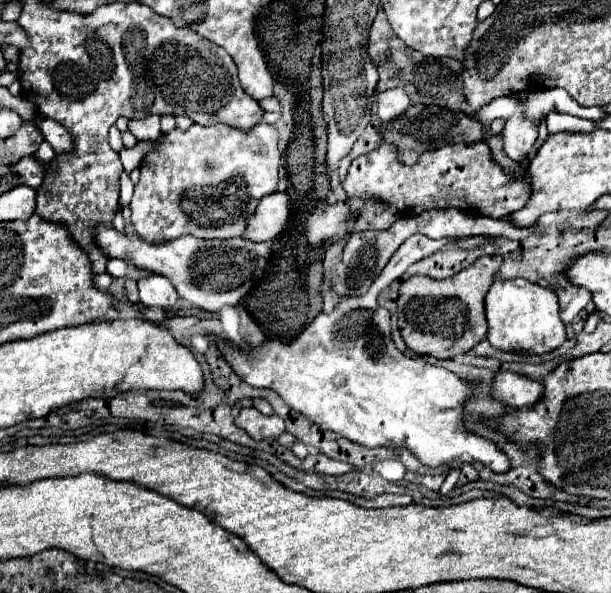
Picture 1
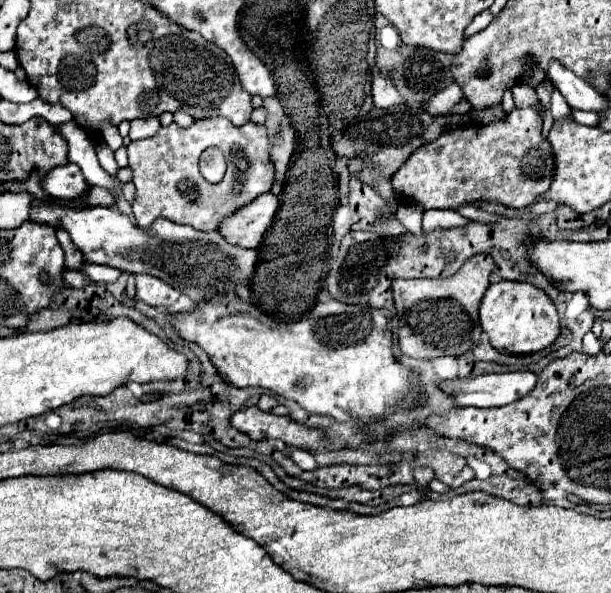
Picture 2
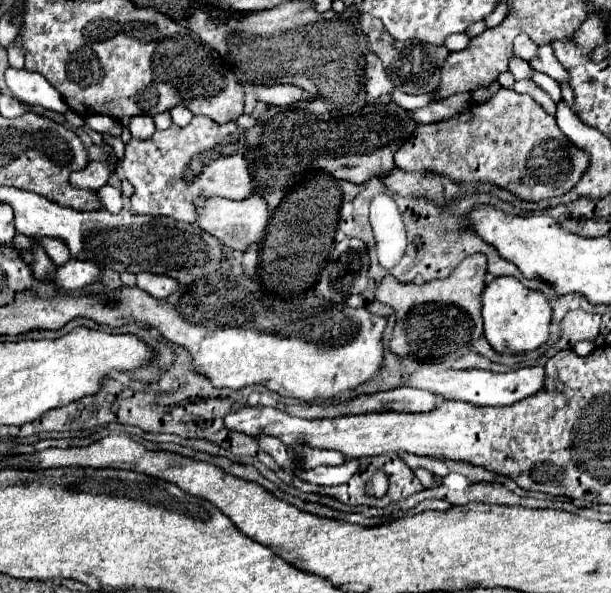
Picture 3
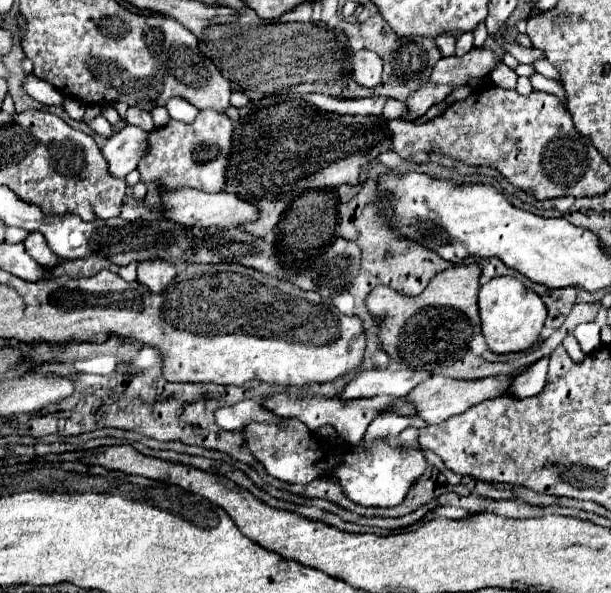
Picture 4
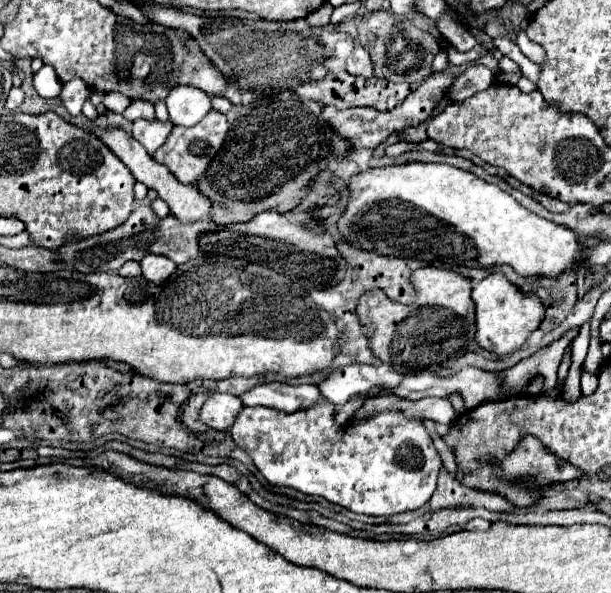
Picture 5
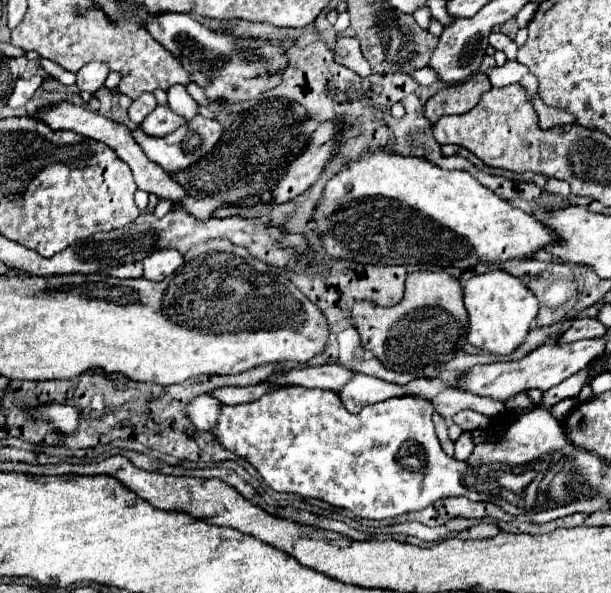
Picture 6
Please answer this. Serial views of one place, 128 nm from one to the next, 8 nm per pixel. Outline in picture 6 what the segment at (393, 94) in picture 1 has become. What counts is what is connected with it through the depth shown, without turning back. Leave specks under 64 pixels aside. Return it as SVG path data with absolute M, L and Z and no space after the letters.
M338 38L334 44L334 60L338 64L354 70L362 78L366 78L370 74L370 64L364 60L356 38Z

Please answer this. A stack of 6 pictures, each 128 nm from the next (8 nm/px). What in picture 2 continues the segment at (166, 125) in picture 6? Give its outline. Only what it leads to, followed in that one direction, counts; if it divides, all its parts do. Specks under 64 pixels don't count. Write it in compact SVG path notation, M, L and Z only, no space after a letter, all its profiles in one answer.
M66 164L54 168L52 172L46 174L44 180L40 180L40 184L50 196L68 198L68 200L80 198L90 186L78 164Z

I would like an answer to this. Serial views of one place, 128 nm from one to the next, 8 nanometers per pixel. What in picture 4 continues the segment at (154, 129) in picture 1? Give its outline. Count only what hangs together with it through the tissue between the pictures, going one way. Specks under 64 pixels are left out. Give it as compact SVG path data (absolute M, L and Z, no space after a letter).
M128 108L126 112L126 122L128 124L134 124L134 126L140 126L144 128L146 132L152 132L154 130L154 122L152 122L152 116L140 108Z

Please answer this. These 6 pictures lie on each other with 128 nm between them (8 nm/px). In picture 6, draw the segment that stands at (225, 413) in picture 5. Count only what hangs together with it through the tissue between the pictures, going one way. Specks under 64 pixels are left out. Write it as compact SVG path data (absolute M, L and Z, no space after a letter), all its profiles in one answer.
M208 394L196 396L196 400L192 400L186 406L186 416L190 418L190 422L204 432L206 430L212 432L212 428L216 426L218 412L220 412L220 404L216 404L216 400L212 400Z

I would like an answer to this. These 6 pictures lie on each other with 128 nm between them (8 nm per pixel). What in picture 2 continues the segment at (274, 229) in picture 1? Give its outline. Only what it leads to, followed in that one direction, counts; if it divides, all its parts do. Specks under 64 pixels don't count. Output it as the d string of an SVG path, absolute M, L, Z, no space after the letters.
M262 194L248 202L246 206L234 210L230 216L226 216L218 232L234 246L240 248L258 248L264 232L272 224L272 218L278 208L278 198L268 194Z

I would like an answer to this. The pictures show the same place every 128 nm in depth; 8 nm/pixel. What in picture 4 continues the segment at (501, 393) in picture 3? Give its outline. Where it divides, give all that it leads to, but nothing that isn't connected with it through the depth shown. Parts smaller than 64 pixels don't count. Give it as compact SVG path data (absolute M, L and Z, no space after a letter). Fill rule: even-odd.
M542 358L534 366L530 366L524 374L514 378L508 394L516 398L530 398L540 394L546 384L546 372L548 372L548 358ZM402 368L398 372L392 370L366 370L360 372L352 382L344 386L344 390L338 394L338 400L354 400L354 398L374 398L384 394L394 396L406 396L412 388L416 388L422 380L426 380L430 374L416 372Z

